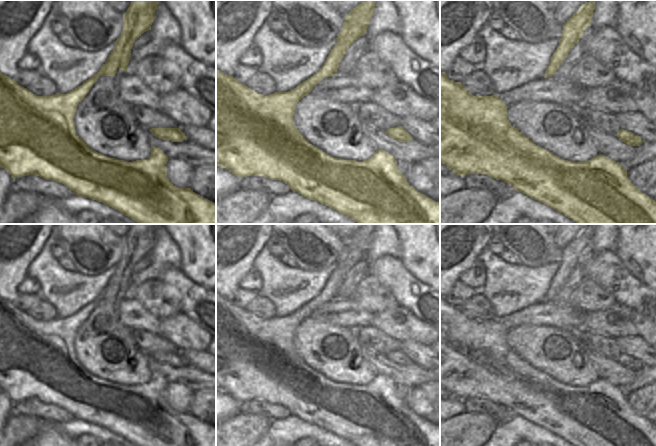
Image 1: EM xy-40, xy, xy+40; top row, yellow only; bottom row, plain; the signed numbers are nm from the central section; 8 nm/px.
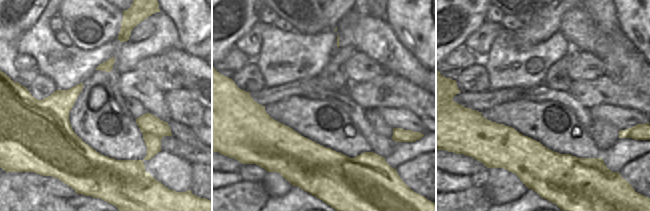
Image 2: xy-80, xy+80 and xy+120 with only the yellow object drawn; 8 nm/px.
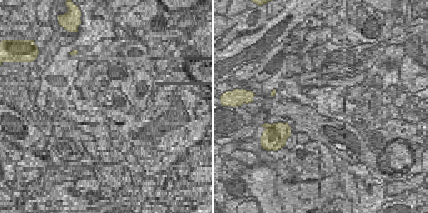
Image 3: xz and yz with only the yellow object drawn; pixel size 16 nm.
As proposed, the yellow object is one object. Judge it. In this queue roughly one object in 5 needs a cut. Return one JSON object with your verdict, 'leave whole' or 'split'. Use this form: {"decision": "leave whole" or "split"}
{"decision": "split"}

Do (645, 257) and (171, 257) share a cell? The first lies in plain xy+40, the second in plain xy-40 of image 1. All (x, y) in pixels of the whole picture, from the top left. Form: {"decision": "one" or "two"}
{"decision": "two"}

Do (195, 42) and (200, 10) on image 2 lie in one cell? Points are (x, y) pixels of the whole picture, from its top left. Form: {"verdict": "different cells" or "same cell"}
{"verdict": "same cell"}

